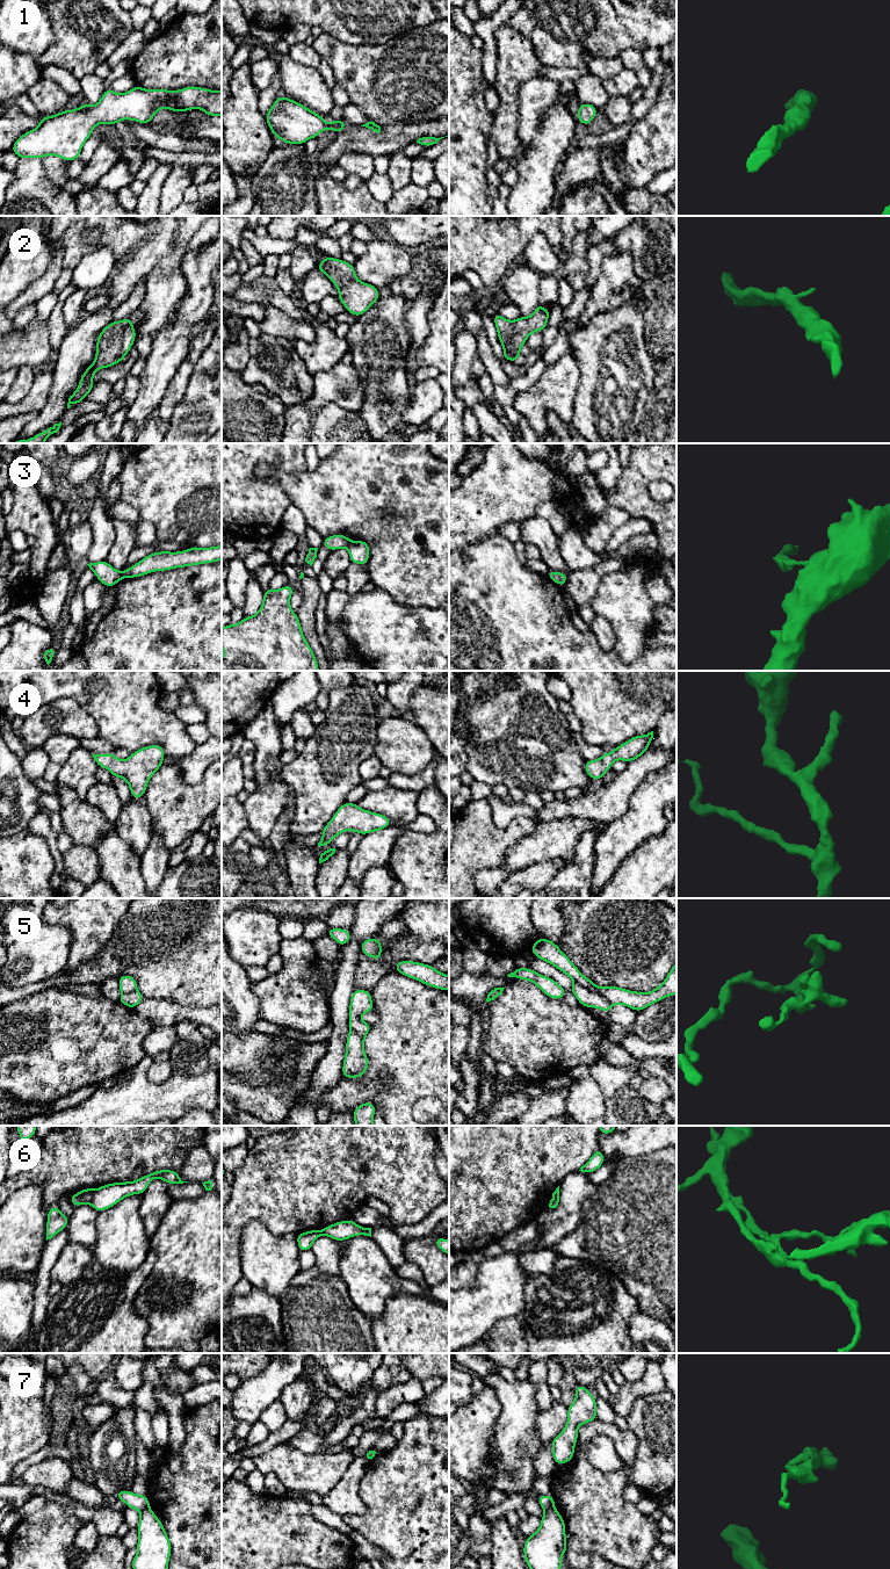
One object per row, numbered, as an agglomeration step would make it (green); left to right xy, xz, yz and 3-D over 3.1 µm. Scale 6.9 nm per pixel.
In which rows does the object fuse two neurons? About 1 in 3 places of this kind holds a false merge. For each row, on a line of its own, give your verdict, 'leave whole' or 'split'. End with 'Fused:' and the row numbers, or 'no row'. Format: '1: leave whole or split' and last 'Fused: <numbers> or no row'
1: leave whole
2: leave whole
3: split
4: leave whole
5: split
6: split
7: split
Fused: 3, 5, 6, 7

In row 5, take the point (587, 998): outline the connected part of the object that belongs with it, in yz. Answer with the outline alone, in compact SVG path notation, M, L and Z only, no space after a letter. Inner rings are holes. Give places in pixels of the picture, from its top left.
M573 982L571 991L579 1000L580 1005L585 1007L595 1007L603 1012L609 1013L612 1007L610 1003L599 993L595 993L589 989L586 989L585 986L577 982Z

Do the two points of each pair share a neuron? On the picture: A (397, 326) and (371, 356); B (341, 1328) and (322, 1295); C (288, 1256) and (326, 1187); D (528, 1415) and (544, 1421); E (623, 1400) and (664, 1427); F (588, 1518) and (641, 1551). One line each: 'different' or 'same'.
A: same
B: same
C: different
D: different
E: different
F: same

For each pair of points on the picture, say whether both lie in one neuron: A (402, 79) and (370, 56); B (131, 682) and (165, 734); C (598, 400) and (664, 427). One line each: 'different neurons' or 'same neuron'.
A: same neuron
B: same neuron
C: different neurons

